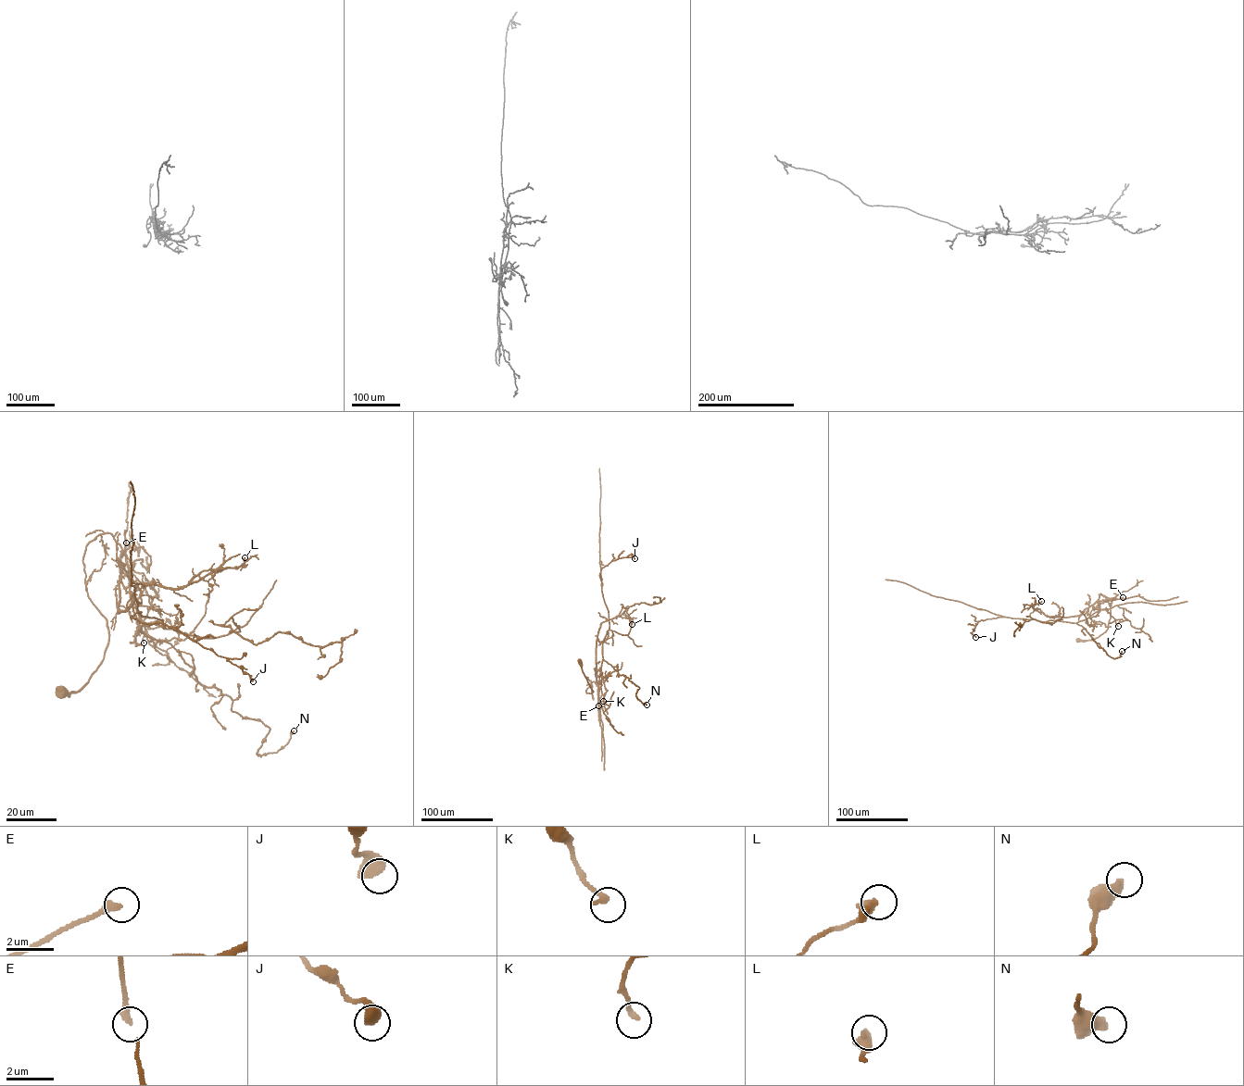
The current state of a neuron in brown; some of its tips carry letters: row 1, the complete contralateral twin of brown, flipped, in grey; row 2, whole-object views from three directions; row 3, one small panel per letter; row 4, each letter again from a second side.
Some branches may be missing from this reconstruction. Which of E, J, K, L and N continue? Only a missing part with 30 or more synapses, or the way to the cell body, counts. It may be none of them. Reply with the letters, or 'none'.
none

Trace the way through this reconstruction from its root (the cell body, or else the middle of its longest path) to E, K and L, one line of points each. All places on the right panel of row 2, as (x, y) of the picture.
E: (1078, 640), (1093, 640), (1107, 629), (1110, 607), (1106, 598), (1099, 594), (1097, 601), (1123, 597)
K: (1078, 640), (1093, 640), (1107, 629), (1110, 607), (1106, 598), (1099, 594), (1092, 608), (1105, 609), (1118, 626)
L: (1078, 640), (1106, 630), (1106, 598), (1099, 594), (1081, 614), (1066, 617), (1030, 605), (1041, 601)

